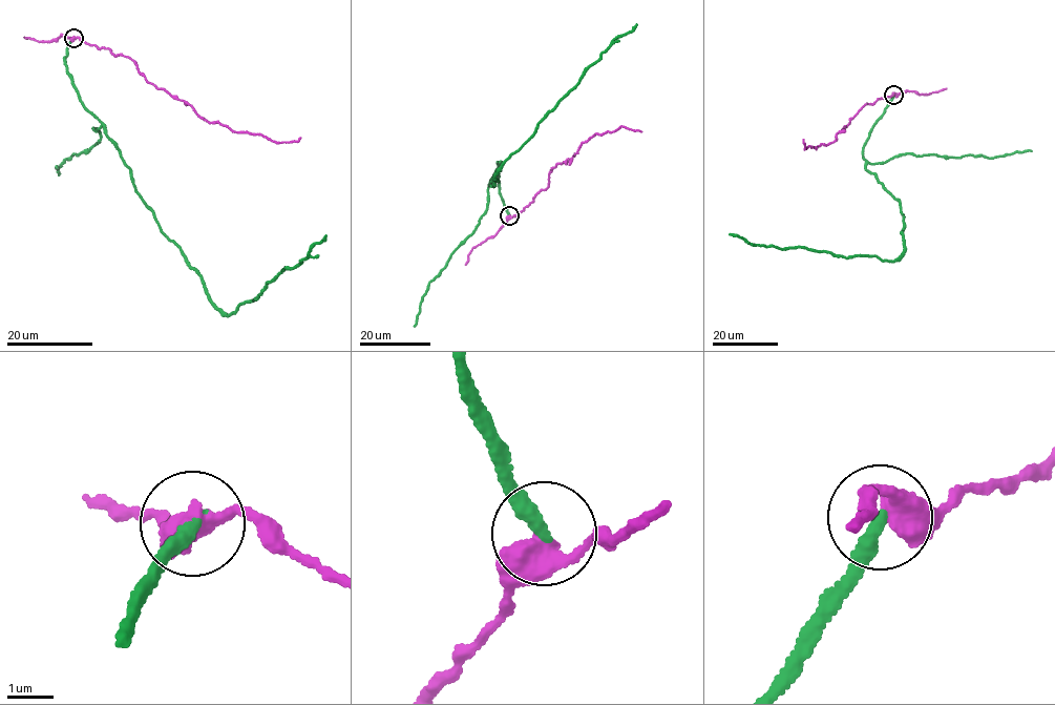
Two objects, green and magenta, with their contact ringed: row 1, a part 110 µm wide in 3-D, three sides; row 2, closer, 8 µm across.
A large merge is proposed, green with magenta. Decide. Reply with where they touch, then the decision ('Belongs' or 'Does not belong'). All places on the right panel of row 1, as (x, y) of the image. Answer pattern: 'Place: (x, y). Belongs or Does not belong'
Place: (893, 95). Does not belong

